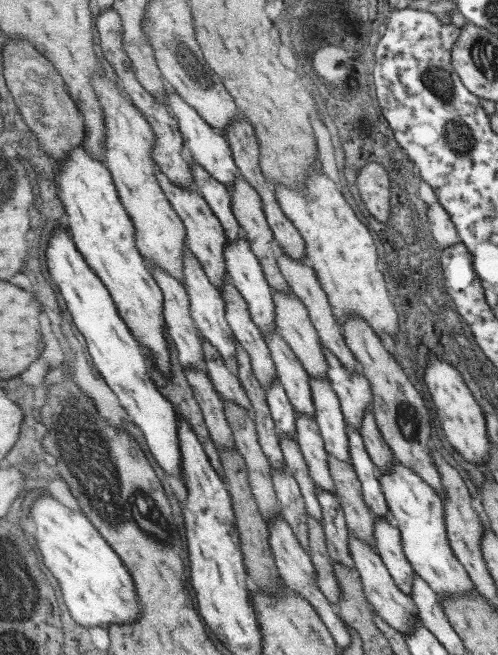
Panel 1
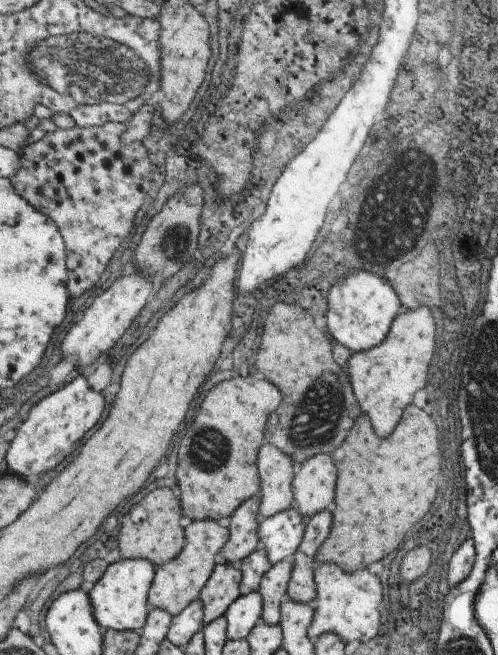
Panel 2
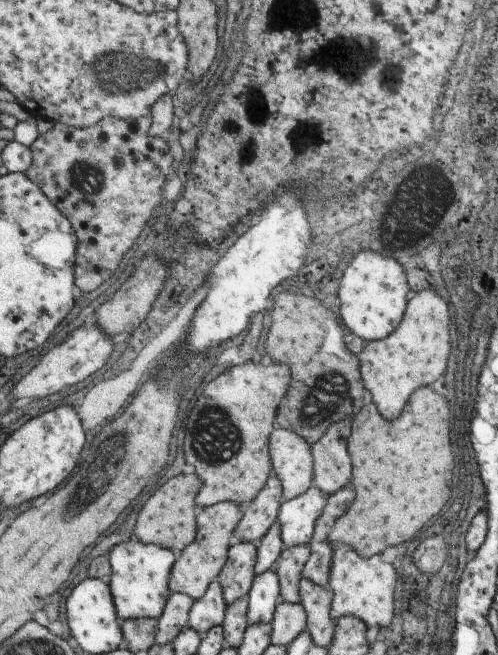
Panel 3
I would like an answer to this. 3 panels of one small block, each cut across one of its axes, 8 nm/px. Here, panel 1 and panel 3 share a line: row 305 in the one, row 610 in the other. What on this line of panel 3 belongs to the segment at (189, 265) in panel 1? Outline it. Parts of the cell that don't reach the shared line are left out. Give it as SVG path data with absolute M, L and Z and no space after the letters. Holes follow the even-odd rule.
M213 580L209 592L195 602L189 618L189 626L195 628L201 636L207 636L211 628L223 626L227 616L227 600L221 586L221 580Z

